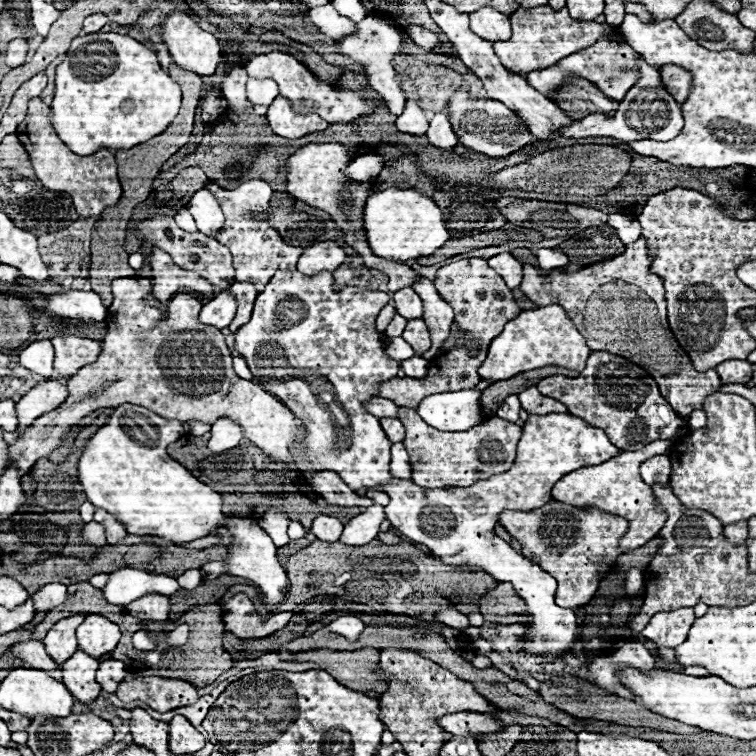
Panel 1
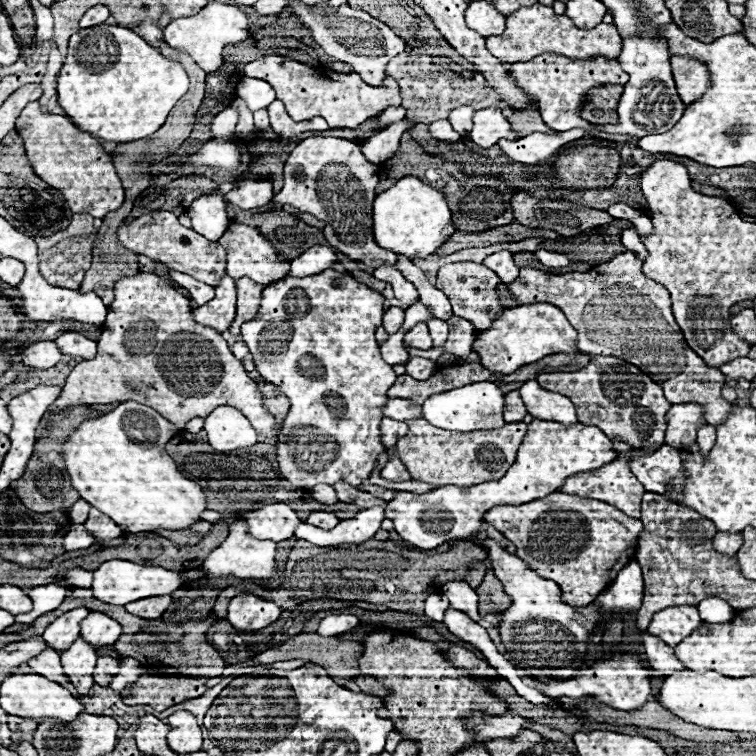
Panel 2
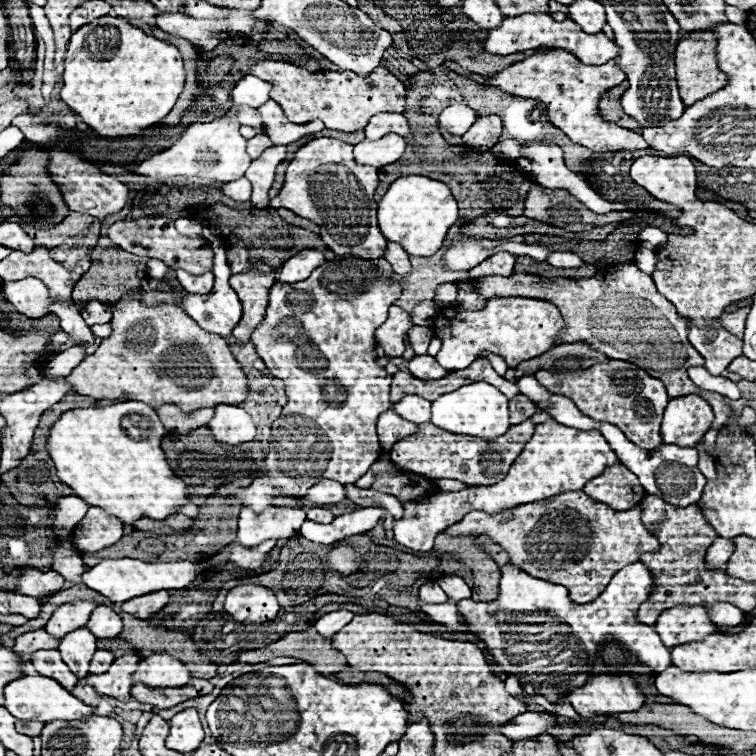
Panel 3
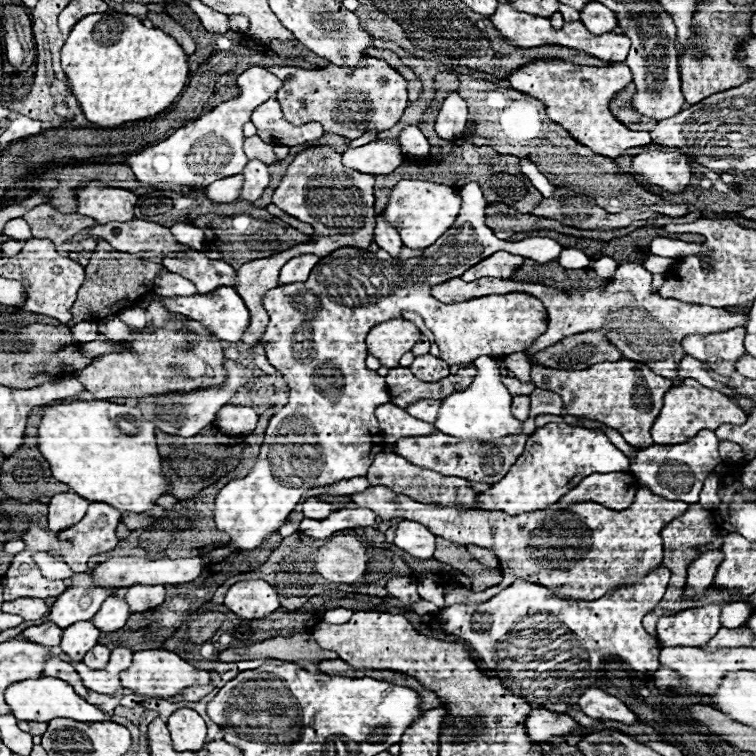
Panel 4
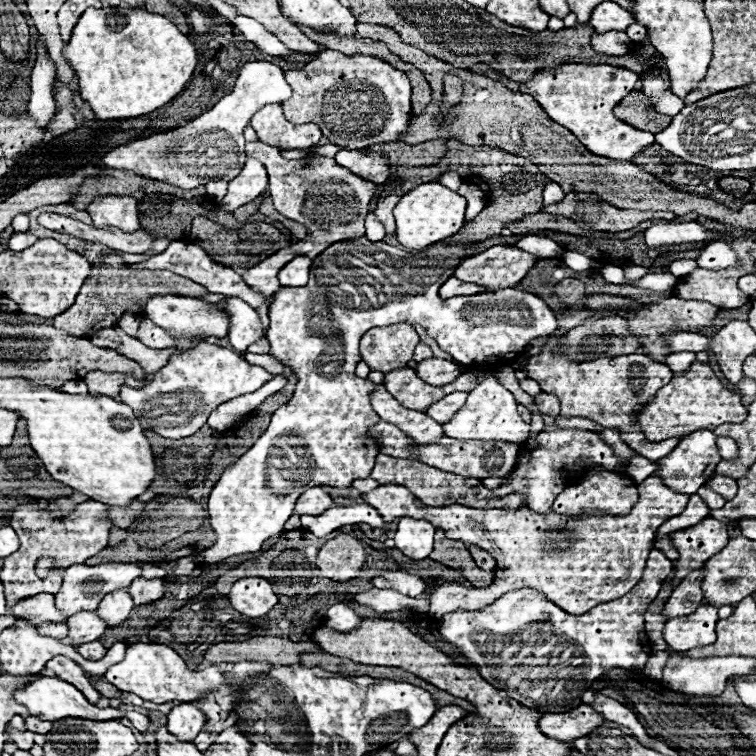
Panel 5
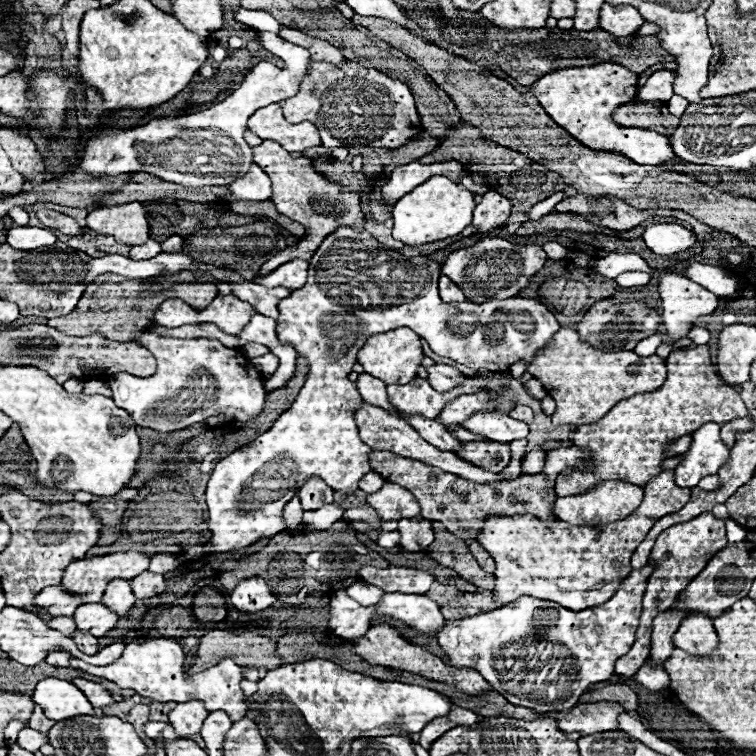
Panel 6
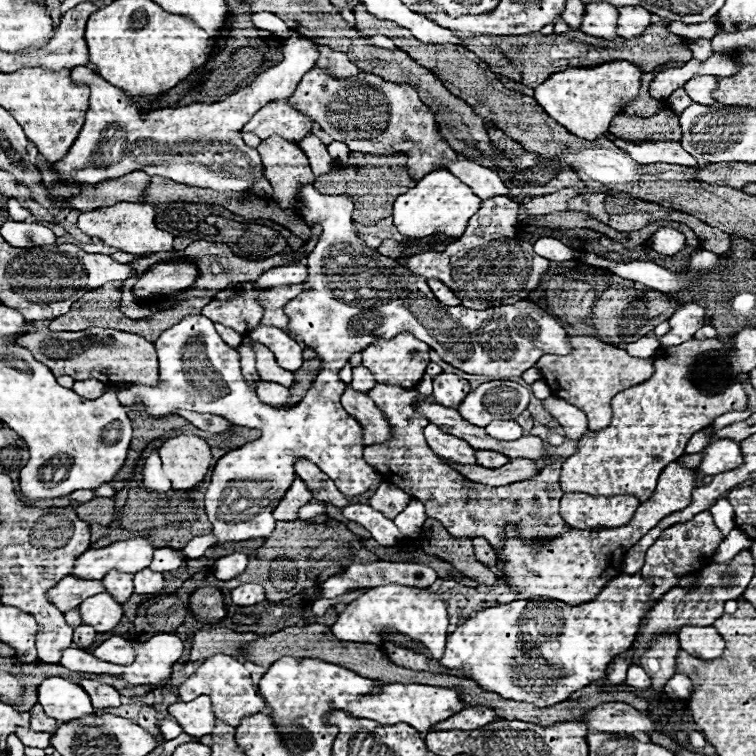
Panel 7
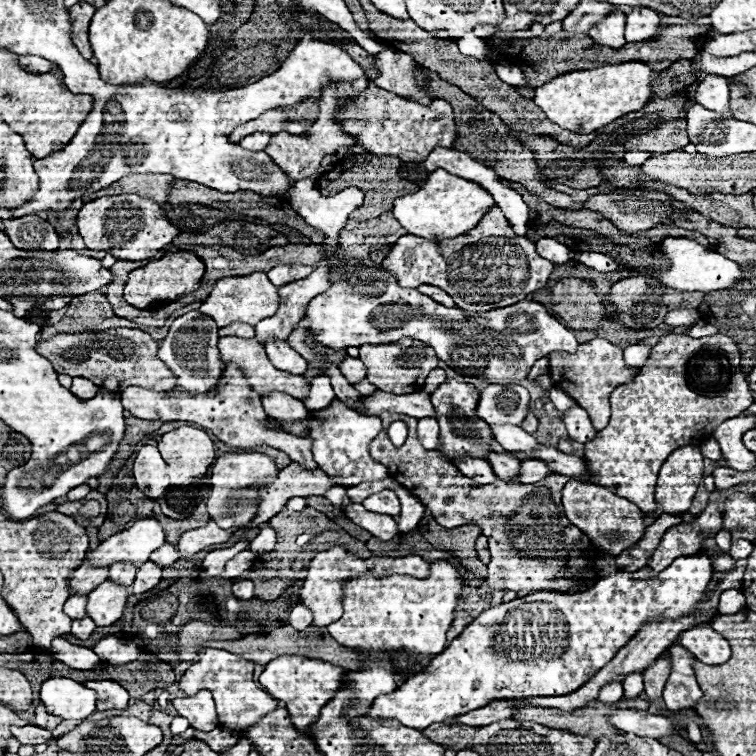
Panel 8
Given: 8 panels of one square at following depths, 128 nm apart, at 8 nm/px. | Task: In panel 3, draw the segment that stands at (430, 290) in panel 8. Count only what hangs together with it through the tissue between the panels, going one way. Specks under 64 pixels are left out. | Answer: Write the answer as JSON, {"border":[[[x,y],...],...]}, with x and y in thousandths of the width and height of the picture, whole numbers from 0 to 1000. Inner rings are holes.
{"border":[[[841,349],[804,352],[780,368],[720,368],[709,362],[677,362],[672,368],[640,365],[632,373],[632,381],[635,392],[643,394],[690,392],[730,399],[749,426],[749,437],[735,447],[735,452],[775,452],[786,458],[786,463],[812,476],[836,479],[854,489],[860,497],[873,500],[886,526],[923,519],[947,542],[942,558],[944,569],[952,569],[971,550],[955,521],[929,516],[910,500],[910,487],[931,484],[931,476],[910,452],[907,423],[897,418],[894,407],[868,384],[862,368],[852,362]],[[595,373],[582,376],[579,384],[577,384],[574,399],[577,399],[582,407],[595,407],[595,405],[601,402],[601,397],[603,397],[603,386],[606,386],[603,376],[595,376]],[[987,405],[987,407],[979,407],[979,410],[974,410],[974,413],[966,413],[966,415],[958,413],[955,421],[952,421],[952,423],[955,423],[955,431],[976,447],[983,448],[989,413],[992,413],[989,405]]]}

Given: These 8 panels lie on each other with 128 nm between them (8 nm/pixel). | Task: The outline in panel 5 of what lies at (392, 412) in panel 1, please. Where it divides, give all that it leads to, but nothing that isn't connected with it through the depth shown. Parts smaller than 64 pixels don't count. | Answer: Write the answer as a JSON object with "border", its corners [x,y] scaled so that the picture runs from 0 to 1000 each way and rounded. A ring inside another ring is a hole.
{"border":[[[598,519],[598,521],[593,521],[593,524],[587,524],[585,529],[579,529],[579,532],[574,532],[574,534],[569,534],[563,542],[561,542],[561,548],[566,548],[571,556],[577,556],[579,561],[587,561],[590,556],[595,556],[598,550],[601,550],[601,545],[606,542],[606,540],[611,540],[611,534],[616,532],[616,519]]]}

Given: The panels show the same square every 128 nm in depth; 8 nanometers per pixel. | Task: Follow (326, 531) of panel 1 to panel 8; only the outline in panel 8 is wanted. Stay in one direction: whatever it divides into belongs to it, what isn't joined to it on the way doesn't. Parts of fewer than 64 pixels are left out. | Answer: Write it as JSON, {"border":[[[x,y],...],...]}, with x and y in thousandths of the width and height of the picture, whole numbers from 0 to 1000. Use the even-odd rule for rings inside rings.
{"border":[[[302,481],[296,489],[296,497],[291,508],[286,511],[286,521],[275,524],[230,524],[220,526],[212,519],[185,513],[185,511],[172,511],[159,519],[161,537],[175,545],[175,550],[188,553],[188,556],[214,556],[214,558],[228,558],[228,556],[241,556],[241,558],[254,558],[267,563],[270,569],[278,569],[288,577],[302,590],[317,590],[317,593],[333,593],[341,587],[352,587],[360,593],[368,593],[384,603],[392,614],[399,614],[399,619],[421,619],[421,614],[413,608],[413,582],[410,579],[394,579],[378,571],[365,571],[362,566],[354,566],[354,550],[347,542],[344,524],[328,511],[325,495],[310,484]],[[451,643],[439,644],[429,656],[437,661],[439,669],[447,672],[447,675],[455,675],[455,672],[463,667],[463,659],[460,659],[460,653],[458,653],[458,646]]]}

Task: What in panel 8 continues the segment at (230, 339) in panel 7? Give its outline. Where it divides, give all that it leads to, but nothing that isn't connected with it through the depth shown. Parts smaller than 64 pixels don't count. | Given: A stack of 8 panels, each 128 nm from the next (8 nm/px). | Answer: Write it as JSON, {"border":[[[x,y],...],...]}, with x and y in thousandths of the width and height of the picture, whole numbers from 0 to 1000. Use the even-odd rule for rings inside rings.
{"border":[[[302,429],[291,434],[291,444],[320,444],[320,447],[333,447],[336,434],[328,429]]]}

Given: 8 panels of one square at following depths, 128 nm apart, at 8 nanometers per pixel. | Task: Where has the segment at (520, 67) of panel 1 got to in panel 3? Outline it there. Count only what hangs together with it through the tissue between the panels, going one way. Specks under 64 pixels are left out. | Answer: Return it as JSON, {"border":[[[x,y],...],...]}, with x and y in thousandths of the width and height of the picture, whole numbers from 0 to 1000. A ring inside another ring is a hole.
{"border":[[[698,16],[690,21],[680,24],[667,24],[661,37],[646,40],[646,50],[640,56],[643,69],[656,71],[656,74],[672,74],[683,69],[696,69],[696,66],[714,66],[714,63],[741,63],[754,71],[759,71],[765,79],[772,85],[802,85],[817,74],[817,61],[810,50],[804,50],[799,42],[794,45],[775,45],[767,40],[767,34],[757,26],[735,29],[728,19],[717,16]]]}

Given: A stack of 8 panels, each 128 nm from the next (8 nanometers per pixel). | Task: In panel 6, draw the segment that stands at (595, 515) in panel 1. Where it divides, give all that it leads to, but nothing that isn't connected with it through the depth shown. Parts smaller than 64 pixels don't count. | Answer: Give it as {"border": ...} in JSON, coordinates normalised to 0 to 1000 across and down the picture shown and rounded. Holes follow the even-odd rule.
{"border":[[[876,622],[860,640],[852,643],[852,661],[849,667],[828,685],[817,688],[812,693],[791,693],[791,698],[759,698],[743,688],[733,688],[720,696],[717,688],[701,680],[690,683],[648,683],[648,688],[640,688],[638,704],[630,709],[630,714],[648,730],[648,735],[656,743],[656,772],[653,772],[653,791],[664,799],[680,796],[688,788],[706,788],[714,794],[730,794],[743,799],[746,804],[754,804],[759,810],[772,804],[786,804],[791,799],[799,799],[812,788],[817,780],[817,772],[836,757],[833,738],[839,733],[839,725],[854,712],[857,701],[870,690],[876,683],[892,680],[899,672],[907,669],[913,661],[913,646],[899,646],[892,640],[892,622]],[[508,640],[500,651],[489,653],[484,664],[500,677],[505,688],[532,688],[556,683],[556,667],[545,651],[526,646],[526,640]]]}

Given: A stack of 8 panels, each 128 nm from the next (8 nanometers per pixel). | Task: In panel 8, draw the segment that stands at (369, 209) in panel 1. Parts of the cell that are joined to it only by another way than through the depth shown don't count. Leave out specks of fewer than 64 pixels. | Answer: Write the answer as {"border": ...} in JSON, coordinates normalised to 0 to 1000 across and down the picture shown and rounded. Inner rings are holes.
{"border":[[[579,222],[563,235],[553,254],[524,262],[519,280],[540,310],[563,317],[587,317],[616,310],[635,294],[648,272],[653,272],[653,262],[640,249]]]}

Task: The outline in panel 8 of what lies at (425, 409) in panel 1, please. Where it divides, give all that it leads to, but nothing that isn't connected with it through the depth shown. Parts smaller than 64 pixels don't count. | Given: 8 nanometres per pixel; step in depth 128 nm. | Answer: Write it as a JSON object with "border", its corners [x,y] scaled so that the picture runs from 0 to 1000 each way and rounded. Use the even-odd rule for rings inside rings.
{"border":[[[653,561],[648,563],[648,571],[656,585],[661,585],[675,598],[701,598],[712,590],[712,582],[693,571],[688,563],[677,561]]]}

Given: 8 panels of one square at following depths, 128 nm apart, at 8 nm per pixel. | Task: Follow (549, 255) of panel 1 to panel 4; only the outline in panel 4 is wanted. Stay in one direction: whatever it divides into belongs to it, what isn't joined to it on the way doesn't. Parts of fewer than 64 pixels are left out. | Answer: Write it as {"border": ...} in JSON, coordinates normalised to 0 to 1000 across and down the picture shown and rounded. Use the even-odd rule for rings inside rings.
{"border":[[[743,328],[741,339],[738,339],[738,349],[749,357],[770,357],[778,354],[780,341],[772,333],[765,333],[759,328]]]}

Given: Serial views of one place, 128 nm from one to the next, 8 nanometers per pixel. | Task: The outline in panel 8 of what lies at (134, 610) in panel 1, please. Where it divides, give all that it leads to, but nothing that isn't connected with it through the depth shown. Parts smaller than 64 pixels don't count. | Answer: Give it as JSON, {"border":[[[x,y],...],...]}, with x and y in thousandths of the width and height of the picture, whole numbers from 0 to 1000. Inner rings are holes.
{"border":[[[193,743],[193,746],[188,746],[188,749],[183,751],[183,757],[180,757],[180,767],[177,767],[177,772],[175,772],[175,783],[177,783],[177,786],[196,783],[196,780],[201,780],[201,778],[212,770],[212,765],[214,765],[214,751],[209,751],[209,749],[201,746],[201,743]]]}

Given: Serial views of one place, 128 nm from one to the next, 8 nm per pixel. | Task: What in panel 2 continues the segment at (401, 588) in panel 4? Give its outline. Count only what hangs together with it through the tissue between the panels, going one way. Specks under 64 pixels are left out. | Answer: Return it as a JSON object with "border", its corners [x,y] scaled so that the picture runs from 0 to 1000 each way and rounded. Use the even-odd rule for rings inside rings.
{"border":[[[593,804],[593,812],[590,812],[587,825],[593,828],[593,833],[601,841],[606,841],[608,847],[622,849],[624,854],[630,854],[640,865],[640,870],[648,876],[648,881],[653,881],[653,884],[669,881],[667,868],[656,860],[653,849],[643,839],[643,831],[638,831],[632,823],[622,820],[616,812],[611,812],[611,810],[601,807],[601,804]]]}

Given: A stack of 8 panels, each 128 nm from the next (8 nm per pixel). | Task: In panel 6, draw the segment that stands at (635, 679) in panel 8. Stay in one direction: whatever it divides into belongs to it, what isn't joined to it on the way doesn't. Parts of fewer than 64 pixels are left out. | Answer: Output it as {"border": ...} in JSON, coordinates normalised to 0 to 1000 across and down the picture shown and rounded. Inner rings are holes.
{"border":[[[852,878],[841,892],[839,897],[857,913],[878,913],[886,907],[886,897],[878,886],[878,881],[860,881],[860,878]]]}

